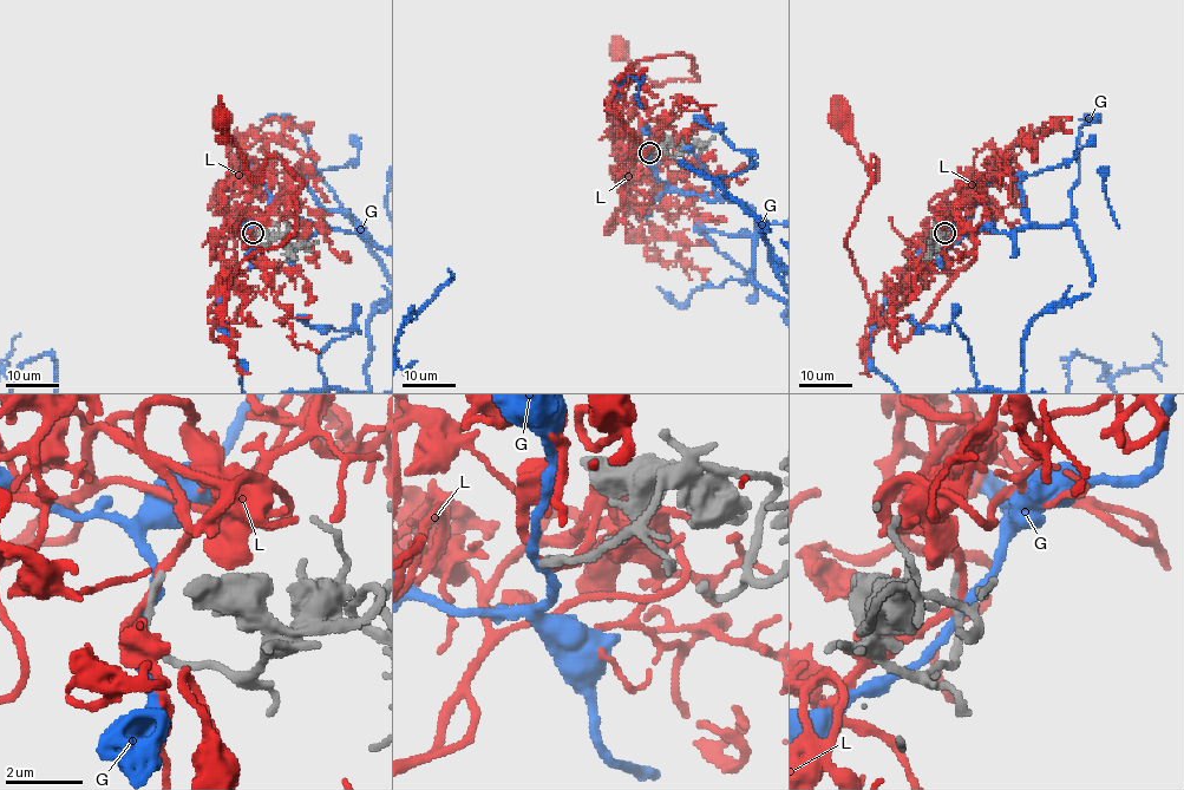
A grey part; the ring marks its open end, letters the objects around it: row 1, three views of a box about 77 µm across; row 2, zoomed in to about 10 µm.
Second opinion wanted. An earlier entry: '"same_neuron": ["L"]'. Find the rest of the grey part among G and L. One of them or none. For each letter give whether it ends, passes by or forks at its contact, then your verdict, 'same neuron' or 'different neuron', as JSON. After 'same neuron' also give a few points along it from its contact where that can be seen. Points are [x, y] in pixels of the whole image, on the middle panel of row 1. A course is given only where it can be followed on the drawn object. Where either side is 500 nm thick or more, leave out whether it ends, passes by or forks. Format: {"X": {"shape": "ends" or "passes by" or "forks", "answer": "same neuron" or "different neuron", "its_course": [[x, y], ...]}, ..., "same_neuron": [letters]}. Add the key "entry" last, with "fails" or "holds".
{"G": {"shape": "passes by", "answer": "different neuron"}, "L": {"shape": "passes by", "answer": "same neuron", "its_course": [[649, 152], [619, 181], [638, 143], [612, 110], [619, 80], [675, 53], [697, 76], [656, 85], [620, 50]]}, "same_neuron": ["L"], "entry": "holds"}

